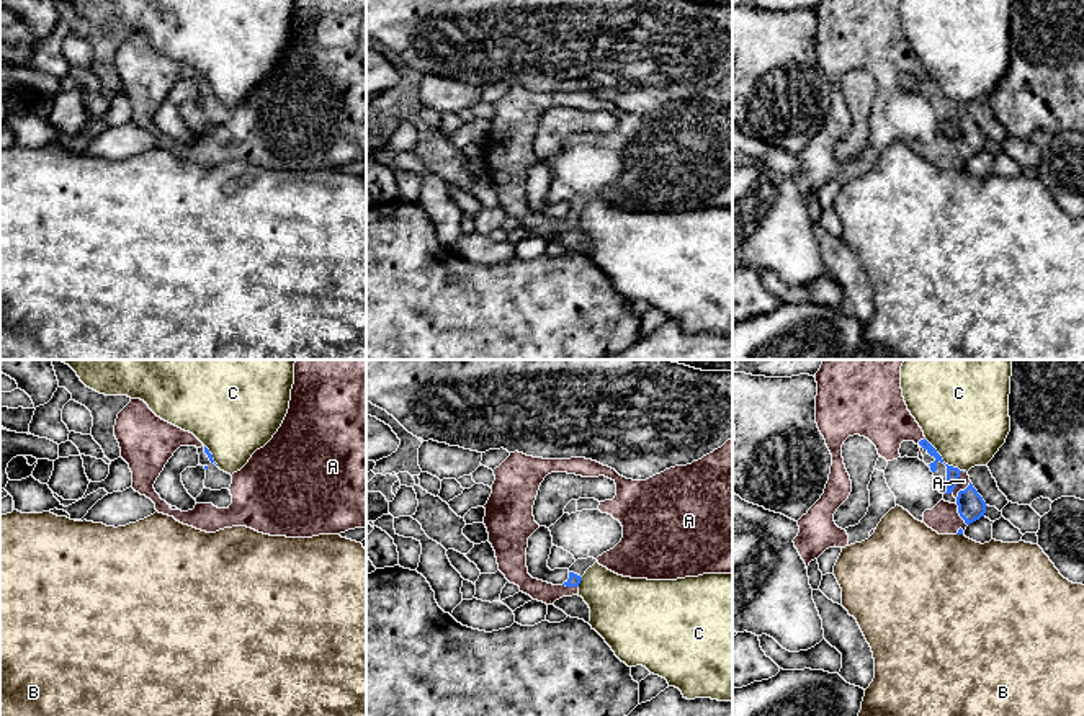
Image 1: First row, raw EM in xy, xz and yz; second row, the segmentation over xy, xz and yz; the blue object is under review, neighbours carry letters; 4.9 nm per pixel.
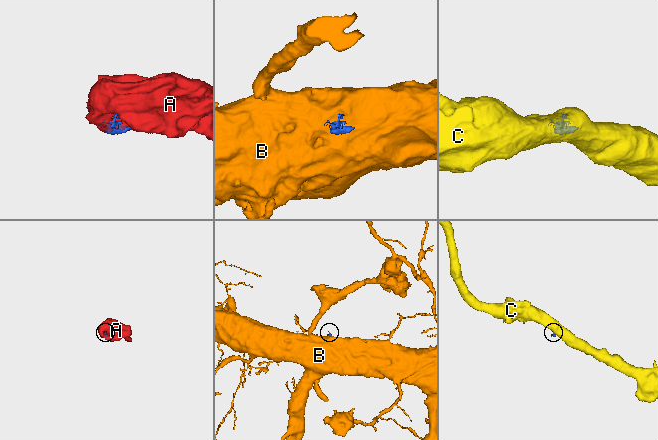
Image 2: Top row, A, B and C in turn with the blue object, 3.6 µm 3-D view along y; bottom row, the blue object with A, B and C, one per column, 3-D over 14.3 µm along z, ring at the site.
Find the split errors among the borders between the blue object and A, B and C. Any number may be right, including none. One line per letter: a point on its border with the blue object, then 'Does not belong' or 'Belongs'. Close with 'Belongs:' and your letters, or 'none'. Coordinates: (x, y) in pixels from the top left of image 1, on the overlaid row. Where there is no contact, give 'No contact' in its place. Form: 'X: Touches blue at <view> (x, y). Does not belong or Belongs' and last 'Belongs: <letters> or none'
A: Touches blue at yz (957, 481). Belongs
B: Touches blue at yz (960, 533). Does not belong
C: Touches blue at yz (940, 458). Does not belong
Belongs: A

